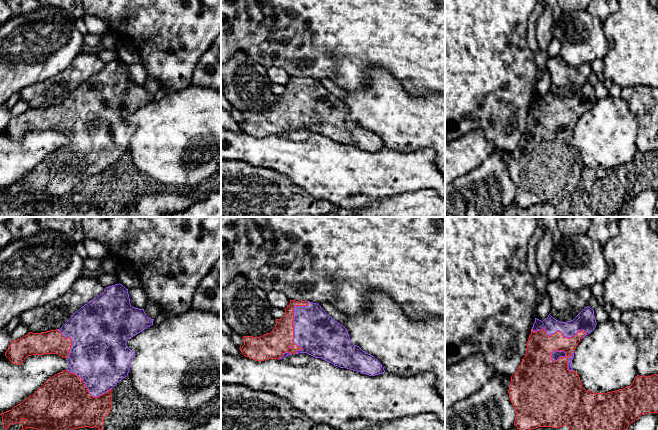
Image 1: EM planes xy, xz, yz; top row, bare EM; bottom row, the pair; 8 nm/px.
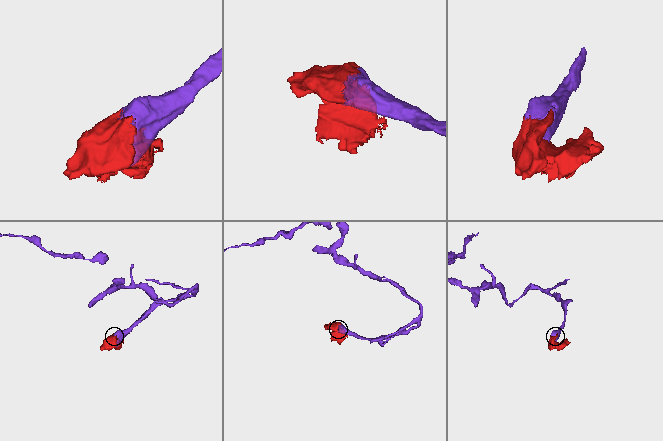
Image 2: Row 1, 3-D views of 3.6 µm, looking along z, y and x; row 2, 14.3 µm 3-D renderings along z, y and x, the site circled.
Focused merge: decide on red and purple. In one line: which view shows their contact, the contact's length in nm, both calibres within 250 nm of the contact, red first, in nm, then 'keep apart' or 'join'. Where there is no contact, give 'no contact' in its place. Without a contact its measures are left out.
xz | 440 nm | 220/360 nm | join

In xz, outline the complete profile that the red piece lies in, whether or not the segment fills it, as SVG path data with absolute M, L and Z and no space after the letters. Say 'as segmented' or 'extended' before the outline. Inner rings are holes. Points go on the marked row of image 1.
extended; M290 300L289 305L284 310L285 315L276 319L276 325L270 333L260 337L242 337L244 345L239 349L245 357L264 361L283 359L292 354L307 353L340 368L347 368L369 376L385 372L382 364L374 356L351 342L347 329L329 316L319 304Z

